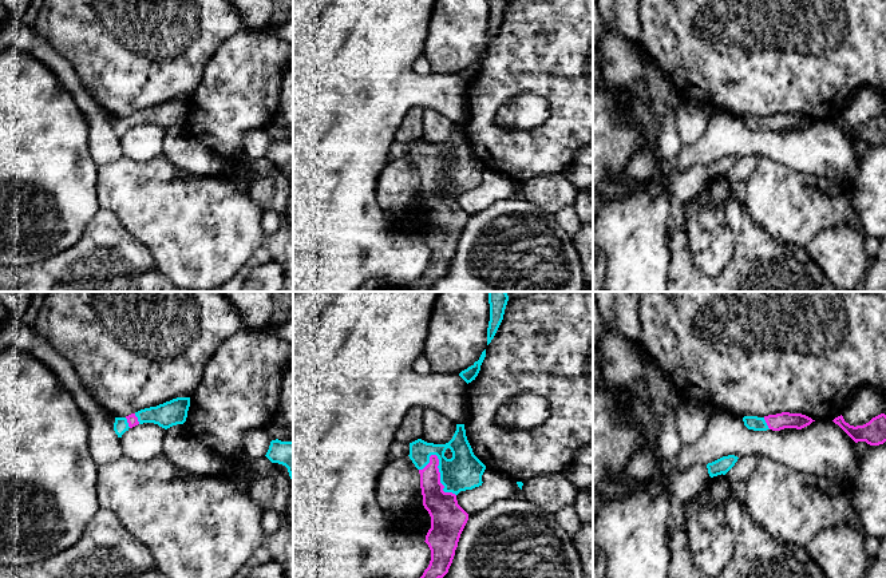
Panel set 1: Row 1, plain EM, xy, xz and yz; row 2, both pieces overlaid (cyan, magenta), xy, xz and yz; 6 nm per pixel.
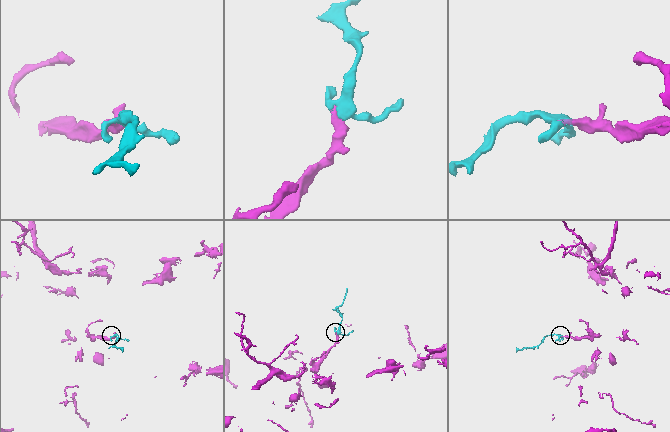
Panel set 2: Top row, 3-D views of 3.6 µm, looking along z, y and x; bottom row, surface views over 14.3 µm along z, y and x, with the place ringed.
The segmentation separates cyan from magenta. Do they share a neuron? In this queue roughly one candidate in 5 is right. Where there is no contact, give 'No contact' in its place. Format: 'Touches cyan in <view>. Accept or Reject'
Touches cyan in xz. Accept

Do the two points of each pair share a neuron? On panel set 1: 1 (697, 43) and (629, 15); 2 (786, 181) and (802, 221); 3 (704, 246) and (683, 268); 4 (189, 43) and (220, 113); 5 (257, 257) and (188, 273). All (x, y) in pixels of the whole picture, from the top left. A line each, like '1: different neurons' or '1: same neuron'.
1: different neurons
2: same neuron
3: different neurons
4: different neurons
5: different neurons

